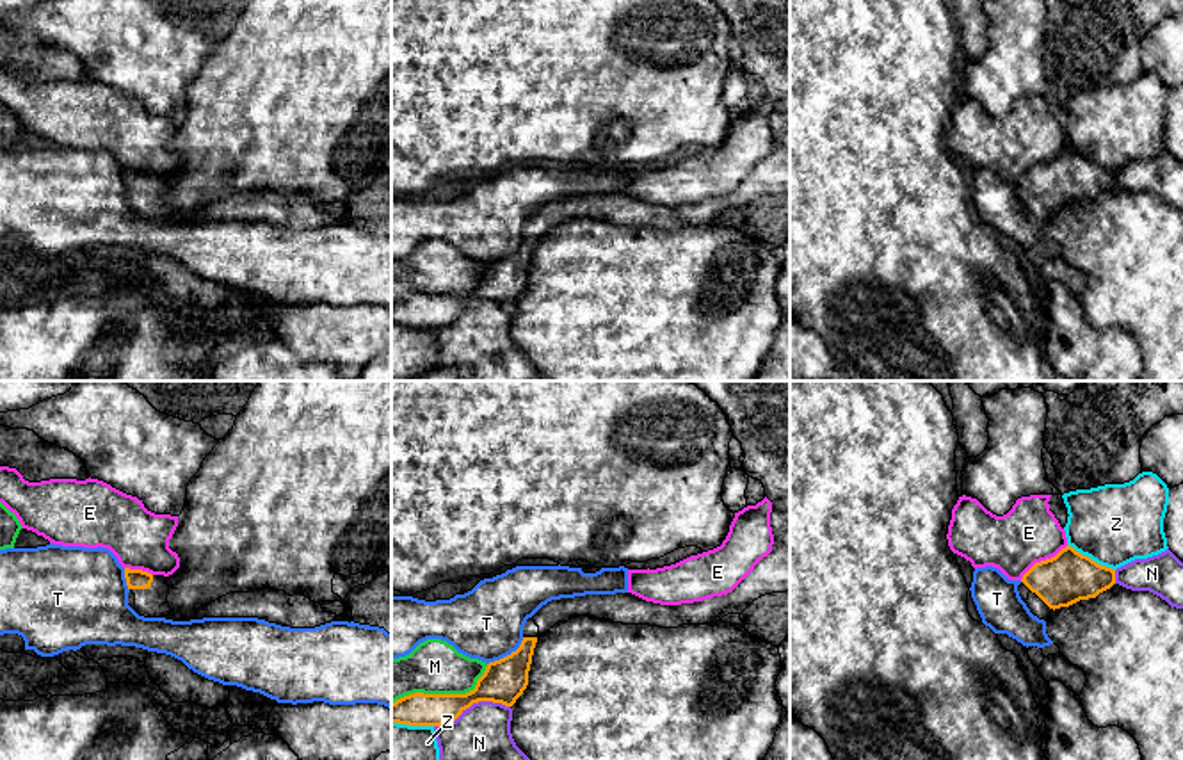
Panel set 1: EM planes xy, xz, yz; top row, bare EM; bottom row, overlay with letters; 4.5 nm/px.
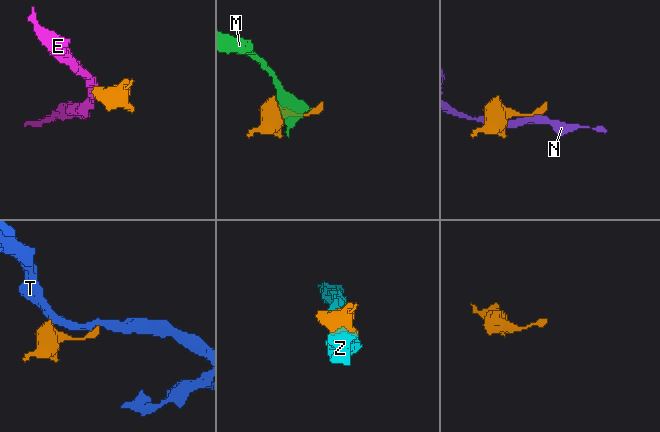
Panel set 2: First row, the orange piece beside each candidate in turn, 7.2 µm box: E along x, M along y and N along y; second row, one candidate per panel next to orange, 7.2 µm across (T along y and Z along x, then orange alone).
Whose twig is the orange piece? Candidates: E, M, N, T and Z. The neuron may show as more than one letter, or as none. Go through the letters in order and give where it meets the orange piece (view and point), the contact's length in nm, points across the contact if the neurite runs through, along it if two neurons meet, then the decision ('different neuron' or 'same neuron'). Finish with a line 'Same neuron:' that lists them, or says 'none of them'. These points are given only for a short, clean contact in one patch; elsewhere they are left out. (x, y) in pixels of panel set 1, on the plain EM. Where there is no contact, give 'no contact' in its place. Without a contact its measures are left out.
E: yz (1043, 162) | 280 nm | along yz (1068, 146), (1054, 157), (1038, 162), (1020, 180) | different neuron
M: xz (443, 296) | 480 nm | different neuron
N: xz (472, 305) | 360 nm | different neuron
T: xz (507, 257) | 200 nm | along xz (523, 239), (515, 251), (488, 266) | different neuron
Z: yz (1089, 159) | 240 nm | different neuron
Same neuron: none of them

